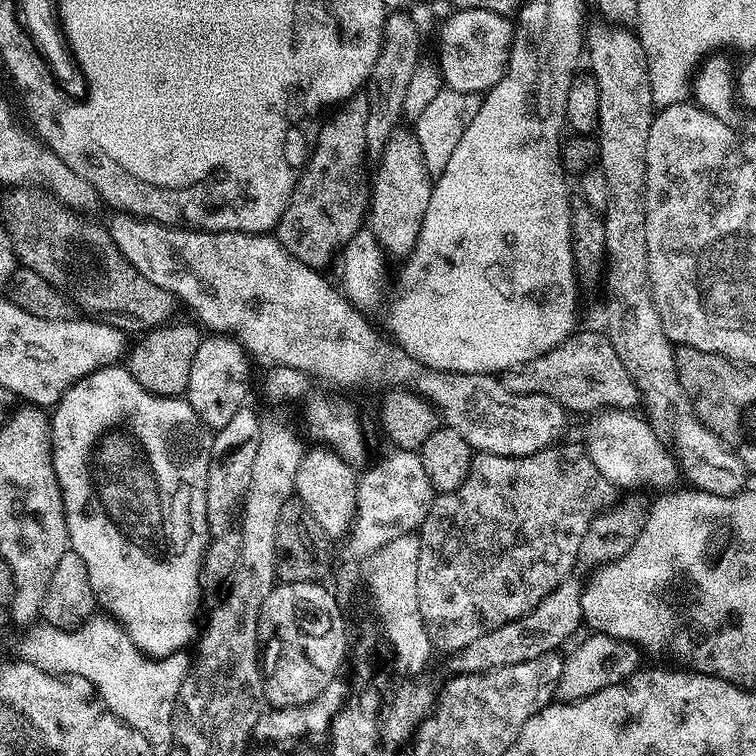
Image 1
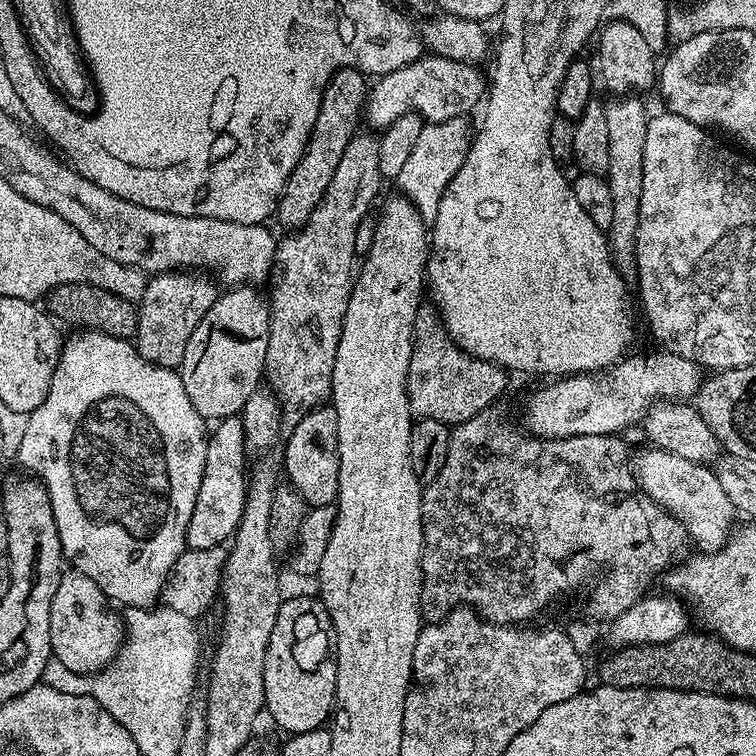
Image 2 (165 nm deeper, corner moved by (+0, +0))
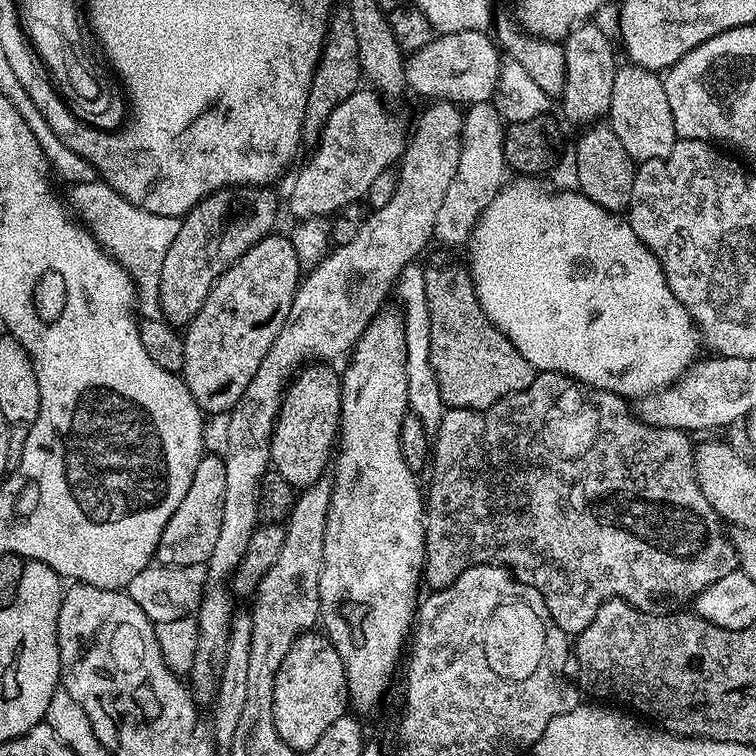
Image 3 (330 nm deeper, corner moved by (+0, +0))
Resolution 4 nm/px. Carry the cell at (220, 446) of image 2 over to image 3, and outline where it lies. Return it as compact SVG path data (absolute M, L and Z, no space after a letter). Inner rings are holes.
M207 453L200 457L190 490L171 515L156 547L155 561L162 565L198 565L207 563L218 542L226 496L226 472L223 457Z

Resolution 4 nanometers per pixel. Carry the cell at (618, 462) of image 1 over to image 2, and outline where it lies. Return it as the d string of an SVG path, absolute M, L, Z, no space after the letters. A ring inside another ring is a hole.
M651 446L645 447L645 452L640 452L637 454L635 453L634 459L631 461L632 470L636 477L636 481L640 484L640 489L642 489L646 495L649 496L649 498L655 503L655 504L661 504L669 514L672 515L672 517L684 527L689 534L691 543L693 545L696 544L701 553L704 554L711 554L717 550L728 540L728 537L733 535L734 532L734 523L732 524L732 519L737 519L738 513L736 511L736 507L732 505L730 502L730 498L726 498L726 490L722 490L722 482L720 479L716 477L715 471L709 465L707 464L695 464L694 462L686 462L686 458L678 458L678 454L670 454L666 450L662 450L661 448L653 448Z

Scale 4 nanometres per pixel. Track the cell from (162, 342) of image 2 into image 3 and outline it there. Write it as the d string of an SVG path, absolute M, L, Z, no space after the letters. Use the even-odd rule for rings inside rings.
M237 186L223 188L200 200L192 211L180 221L178 238L170 242L170 250L166 250L166 259L162 262L162 278L160 290L160 308L163 319L173 326L187 326L202 310L210 290L216 279L224 273L246 250L250 250L262 237L269 235L276 224L276 196L268 186Z

